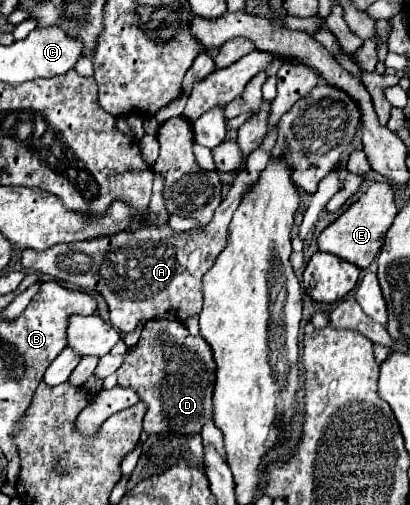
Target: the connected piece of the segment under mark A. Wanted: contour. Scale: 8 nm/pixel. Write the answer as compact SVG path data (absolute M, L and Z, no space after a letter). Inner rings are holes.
M283 64L277 72L277 98L271 102L269 116L269 134L263 144L249 154L247 168L235 176L235 182L221 202L219 210L215 210L213 220L201 232L175 232L167 226L167 208L163 200L163 178L155 174L153 198L151 198L151 218L153 224L135 232L121 232L111 238L95 238L73 244L53 246L45 252L23 250L21 266L31 272L41 272L51 276L57 282L71 282L87 290L99 292L107 306L111 324L121 332L133 332L139 322L153 318L167 320L185 320L193 314L201 312L203 306L203 274L213 266L215 258L221 254L227 244L227 226L231 222L233 212L237 210L243 194L259 180L259 174L265 170L269 162L269 152L277 140L277 120L305 94L309 94L311 86L317 86L321 78L307 70L305 66Z

